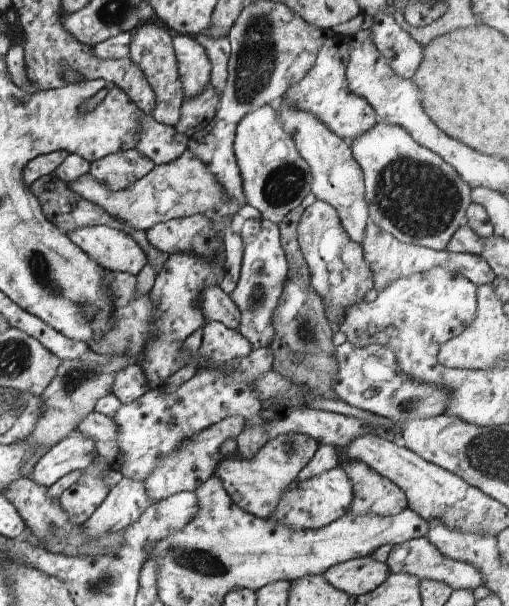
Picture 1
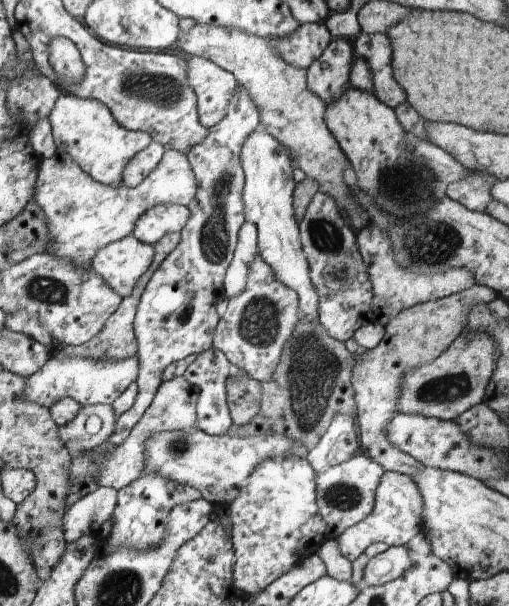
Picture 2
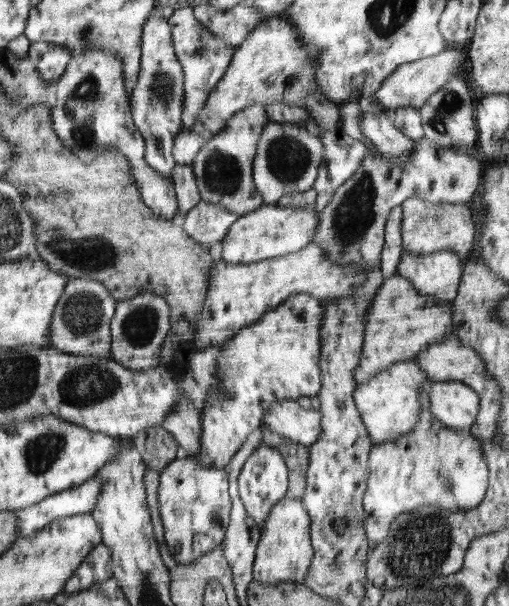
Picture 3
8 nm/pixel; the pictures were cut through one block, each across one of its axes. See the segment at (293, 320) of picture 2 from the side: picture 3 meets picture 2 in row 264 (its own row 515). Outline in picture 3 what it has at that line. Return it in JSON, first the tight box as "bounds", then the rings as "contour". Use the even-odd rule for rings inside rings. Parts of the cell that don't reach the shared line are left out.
{"bounds":[238,445,289,526],"contour":[[[260,445],[254,448],[252,455],[238,473],[238,492],[244,503],[246,512],[255,520],[255,524],[263,526],[271,508],[288,494],[289,469],[281,456],[280,449]]]}

